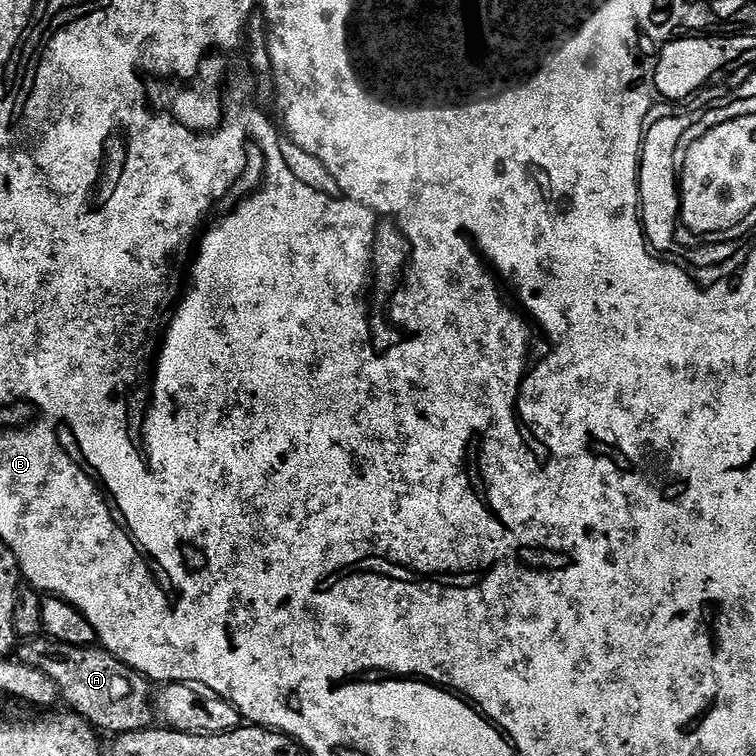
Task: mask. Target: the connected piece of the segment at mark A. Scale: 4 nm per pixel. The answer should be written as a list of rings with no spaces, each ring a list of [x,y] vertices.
[[[41,634],[34,640],[23,641],[14,656],[20,663],[50,677],[60,692],[60,700],[101,733],[140,732],[153,723],[153,685],[141,672],[135,672],[99,646],[68,645]]]

